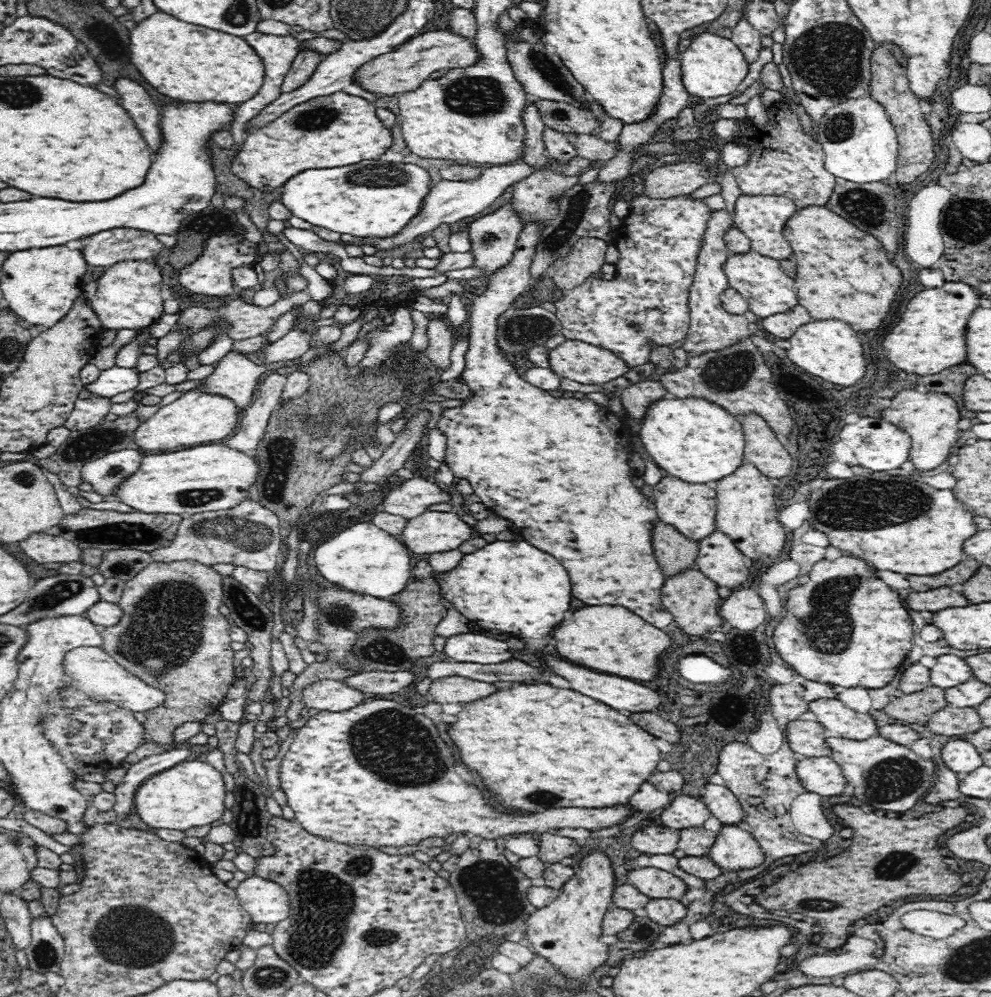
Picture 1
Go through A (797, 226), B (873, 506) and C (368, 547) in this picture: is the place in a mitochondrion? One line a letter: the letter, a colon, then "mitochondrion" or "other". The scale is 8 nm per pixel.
A: other
B: mitochondrion
C: other

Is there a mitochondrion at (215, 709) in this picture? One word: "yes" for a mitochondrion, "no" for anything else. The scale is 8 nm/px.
no

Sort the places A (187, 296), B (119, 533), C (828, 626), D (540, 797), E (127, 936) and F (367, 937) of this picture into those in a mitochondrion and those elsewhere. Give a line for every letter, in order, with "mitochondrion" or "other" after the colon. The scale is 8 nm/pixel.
A: other
B: mitochondrion
C: mitochondrion
D: mitochondrion
E: mitochondrion
F: mitochondrion

